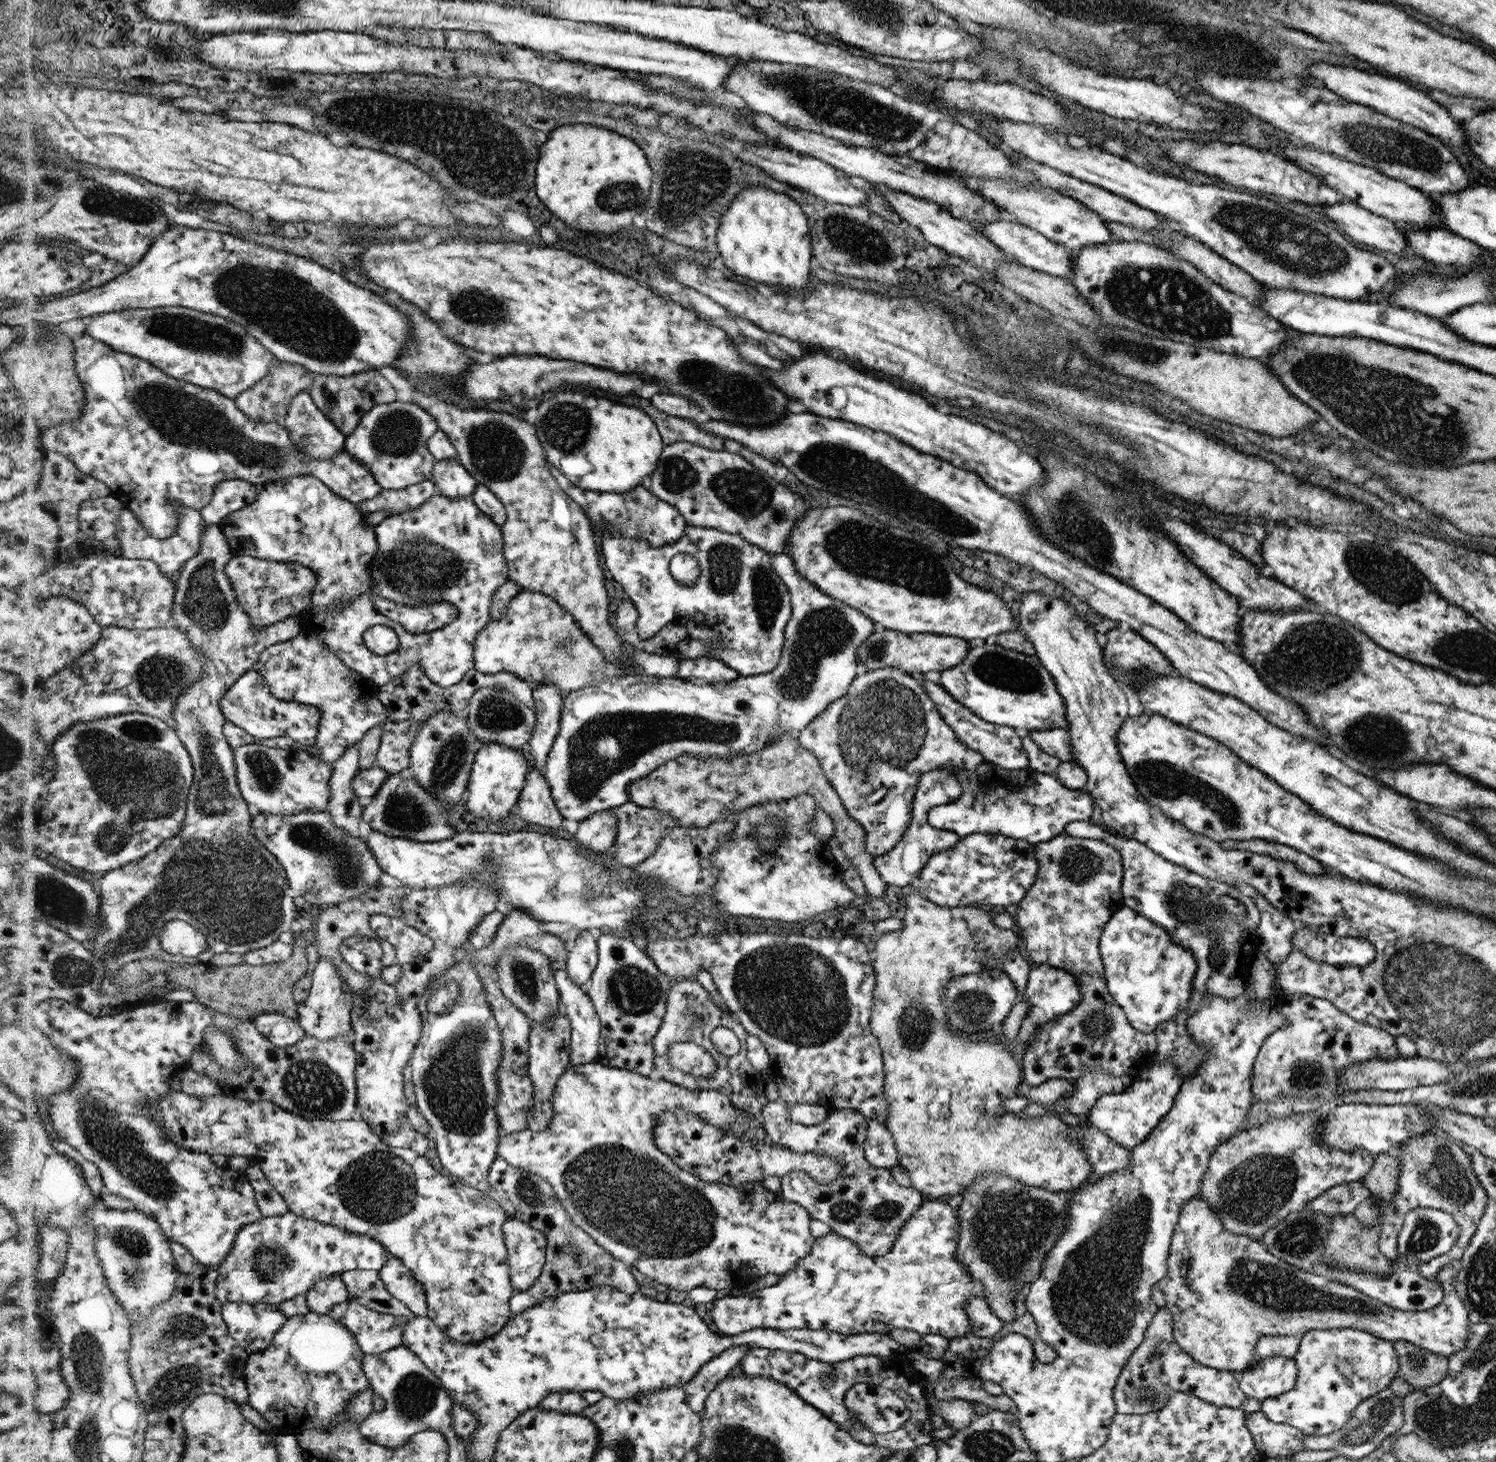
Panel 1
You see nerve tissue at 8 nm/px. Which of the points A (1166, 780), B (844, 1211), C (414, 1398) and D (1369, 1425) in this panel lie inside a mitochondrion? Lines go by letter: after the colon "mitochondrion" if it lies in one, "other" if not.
A: mitochondrion
B: mitochondrion
C: mitochondrion
D: mitochondrion

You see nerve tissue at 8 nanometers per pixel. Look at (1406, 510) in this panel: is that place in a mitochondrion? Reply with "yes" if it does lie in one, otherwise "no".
no

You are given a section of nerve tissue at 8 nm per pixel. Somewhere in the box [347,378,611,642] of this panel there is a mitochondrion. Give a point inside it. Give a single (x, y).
(411, 567)

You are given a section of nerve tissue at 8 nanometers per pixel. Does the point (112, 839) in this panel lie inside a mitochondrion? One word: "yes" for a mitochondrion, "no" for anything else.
yes

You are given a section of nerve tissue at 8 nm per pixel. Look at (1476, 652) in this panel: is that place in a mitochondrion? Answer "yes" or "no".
yes

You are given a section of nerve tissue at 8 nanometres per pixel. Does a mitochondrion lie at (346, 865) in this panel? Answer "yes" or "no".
yes

